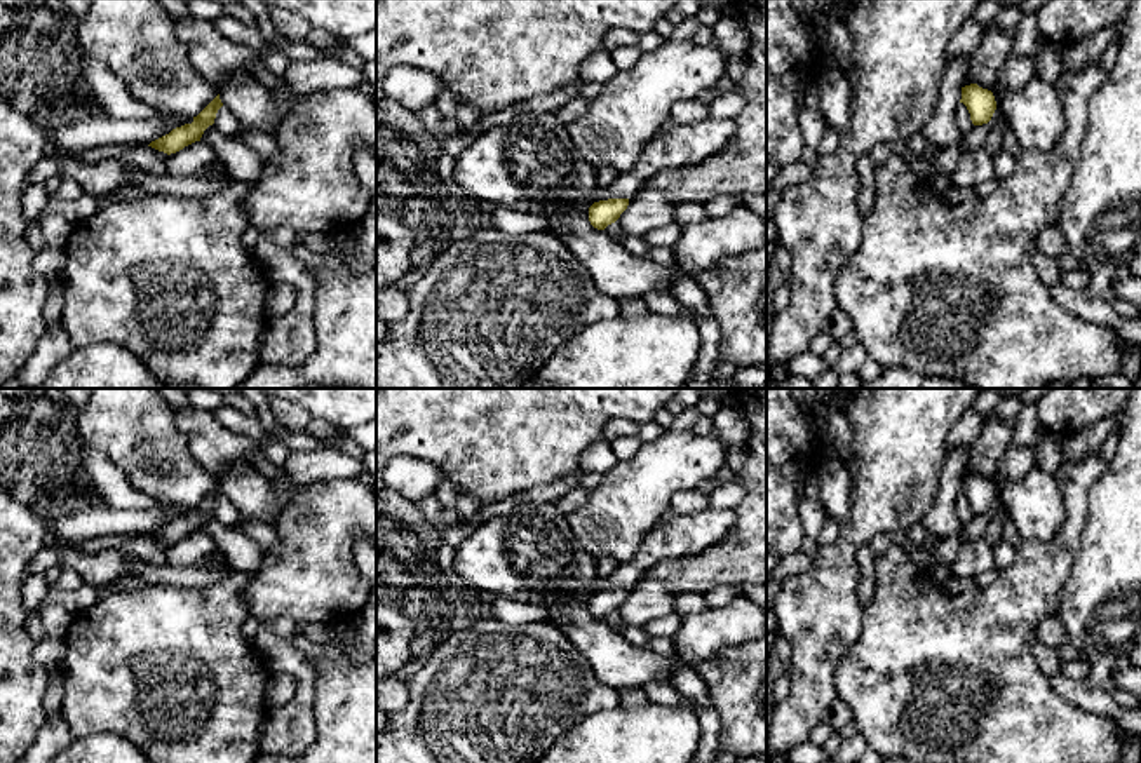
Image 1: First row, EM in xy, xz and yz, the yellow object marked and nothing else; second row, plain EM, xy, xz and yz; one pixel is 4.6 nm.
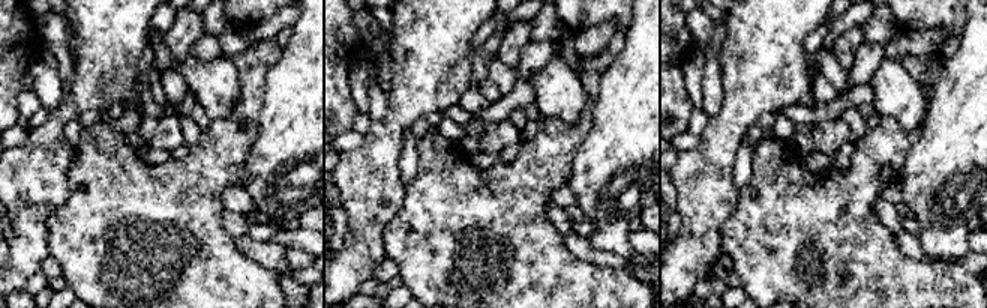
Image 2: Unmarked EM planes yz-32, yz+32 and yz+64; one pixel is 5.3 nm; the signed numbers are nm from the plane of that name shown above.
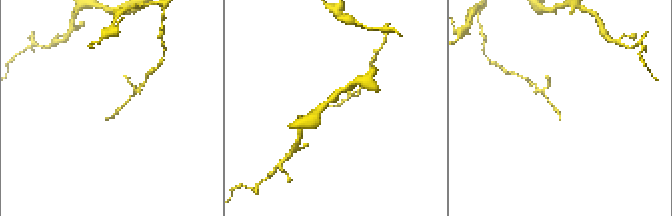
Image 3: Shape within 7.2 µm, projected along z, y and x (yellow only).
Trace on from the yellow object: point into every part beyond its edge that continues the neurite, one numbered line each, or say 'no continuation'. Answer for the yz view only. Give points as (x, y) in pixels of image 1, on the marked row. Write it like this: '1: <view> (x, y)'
no continuation

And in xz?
no continuation

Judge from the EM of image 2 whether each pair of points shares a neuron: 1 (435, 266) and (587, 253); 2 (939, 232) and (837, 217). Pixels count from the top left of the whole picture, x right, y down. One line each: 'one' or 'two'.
1: two
2: two

